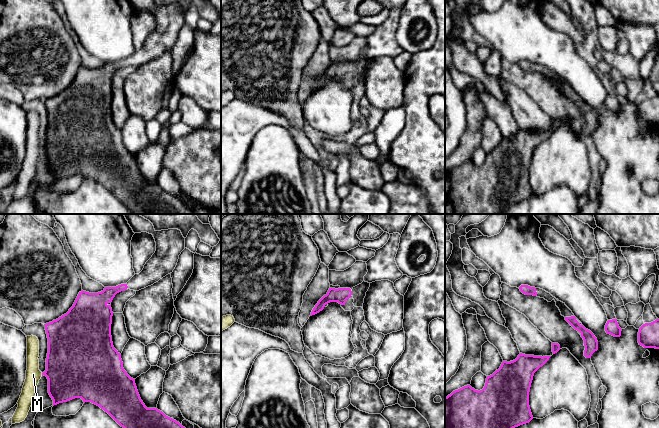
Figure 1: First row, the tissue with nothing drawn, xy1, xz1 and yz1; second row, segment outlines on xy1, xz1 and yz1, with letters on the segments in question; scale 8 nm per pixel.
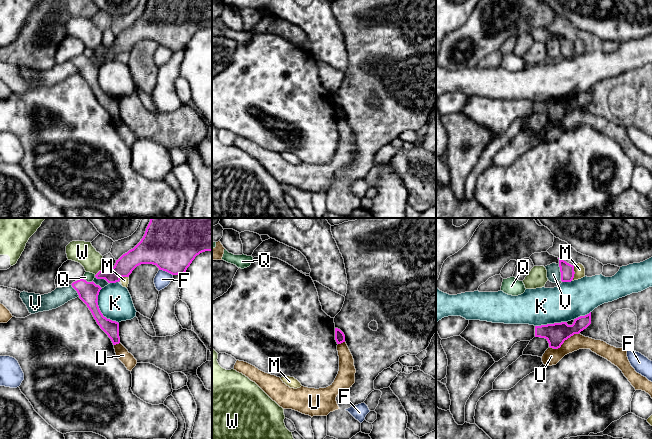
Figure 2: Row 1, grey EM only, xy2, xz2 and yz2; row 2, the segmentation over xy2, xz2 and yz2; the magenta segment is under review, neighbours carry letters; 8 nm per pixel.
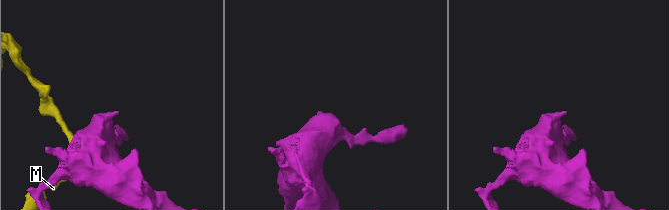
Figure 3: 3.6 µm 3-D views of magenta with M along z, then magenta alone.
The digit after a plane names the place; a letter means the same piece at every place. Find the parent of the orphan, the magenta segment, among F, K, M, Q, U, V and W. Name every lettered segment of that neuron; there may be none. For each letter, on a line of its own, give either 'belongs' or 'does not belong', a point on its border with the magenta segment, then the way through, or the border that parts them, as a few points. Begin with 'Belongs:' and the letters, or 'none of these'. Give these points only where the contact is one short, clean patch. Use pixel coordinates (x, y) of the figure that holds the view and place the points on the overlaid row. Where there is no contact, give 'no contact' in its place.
Belongs: none of these
F: does not belong; contact xy2 (166, 271)
K: does not belong; contact xy2 (99, 309)
M: does not belong; contact yz2 (574, 273); border yz2 (574, 266), (574, 277), (571, 280)
Q: does not belong; contact xy2 (86, 281); border xy2 (82, 278), (92, 281)
U: does not belong; contact yz2 (563, 342); border yz2 (578, 333), (568, 337), (557, 348), (549, 347)
V: does not belong; contact yz2 (560, 271)
W: does not belong; contact xy2 (98, 272); border xy2 (102, 269), (95, 275)

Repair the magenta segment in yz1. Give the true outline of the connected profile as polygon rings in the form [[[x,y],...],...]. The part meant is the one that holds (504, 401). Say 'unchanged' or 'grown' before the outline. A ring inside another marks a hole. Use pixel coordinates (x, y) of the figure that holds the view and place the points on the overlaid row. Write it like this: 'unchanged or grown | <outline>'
unchanged | [[[520,353],[513,361],[503,361],[498,370],[487,376],[482,390],[467,385],[453,391],[445,397],[445,428],[515,428],[529,423],[533,419],[529,406],[533,376],[550,357]]]

